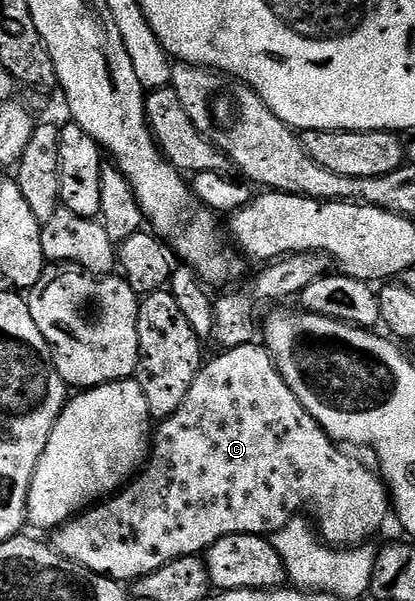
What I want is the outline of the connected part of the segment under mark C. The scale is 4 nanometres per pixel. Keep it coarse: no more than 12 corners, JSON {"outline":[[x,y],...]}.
{"outline":[[264,345],[204,363],[118,493],[56,527],[122,584],[308,512],[359,546],[376,469]]}

